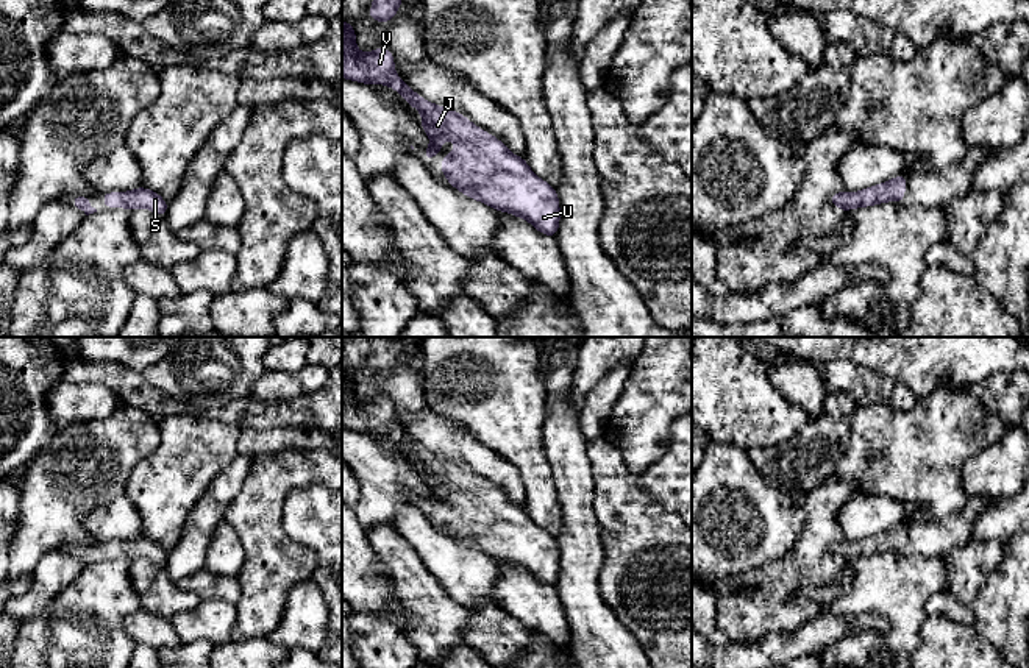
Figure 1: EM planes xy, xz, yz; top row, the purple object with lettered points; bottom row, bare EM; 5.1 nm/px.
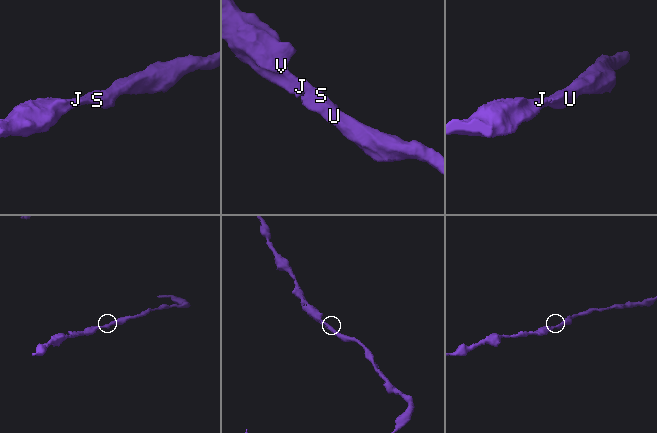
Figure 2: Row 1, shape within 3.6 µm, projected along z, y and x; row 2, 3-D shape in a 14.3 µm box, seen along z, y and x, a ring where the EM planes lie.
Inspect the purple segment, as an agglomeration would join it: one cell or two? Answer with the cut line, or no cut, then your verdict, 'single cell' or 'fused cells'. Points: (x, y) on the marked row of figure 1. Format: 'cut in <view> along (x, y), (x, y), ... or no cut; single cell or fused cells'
no cut; single cell

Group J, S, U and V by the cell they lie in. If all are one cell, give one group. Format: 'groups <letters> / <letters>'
groups J S U V

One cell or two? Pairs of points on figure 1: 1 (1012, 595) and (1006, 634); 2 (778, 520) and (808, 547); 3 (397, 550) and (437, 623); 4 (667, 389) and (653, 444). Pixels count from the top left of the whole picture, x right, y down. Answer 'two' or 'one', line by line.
1: one
2: two
3: one
4: one

